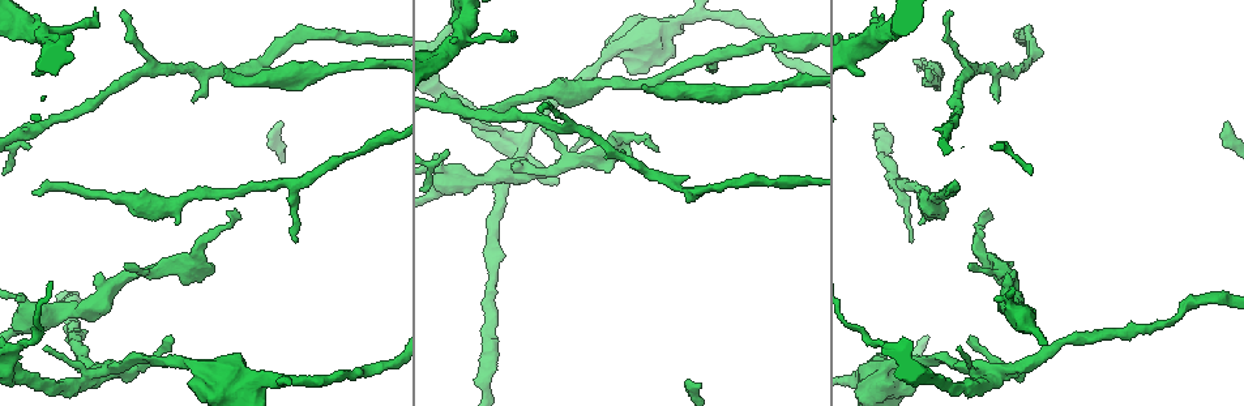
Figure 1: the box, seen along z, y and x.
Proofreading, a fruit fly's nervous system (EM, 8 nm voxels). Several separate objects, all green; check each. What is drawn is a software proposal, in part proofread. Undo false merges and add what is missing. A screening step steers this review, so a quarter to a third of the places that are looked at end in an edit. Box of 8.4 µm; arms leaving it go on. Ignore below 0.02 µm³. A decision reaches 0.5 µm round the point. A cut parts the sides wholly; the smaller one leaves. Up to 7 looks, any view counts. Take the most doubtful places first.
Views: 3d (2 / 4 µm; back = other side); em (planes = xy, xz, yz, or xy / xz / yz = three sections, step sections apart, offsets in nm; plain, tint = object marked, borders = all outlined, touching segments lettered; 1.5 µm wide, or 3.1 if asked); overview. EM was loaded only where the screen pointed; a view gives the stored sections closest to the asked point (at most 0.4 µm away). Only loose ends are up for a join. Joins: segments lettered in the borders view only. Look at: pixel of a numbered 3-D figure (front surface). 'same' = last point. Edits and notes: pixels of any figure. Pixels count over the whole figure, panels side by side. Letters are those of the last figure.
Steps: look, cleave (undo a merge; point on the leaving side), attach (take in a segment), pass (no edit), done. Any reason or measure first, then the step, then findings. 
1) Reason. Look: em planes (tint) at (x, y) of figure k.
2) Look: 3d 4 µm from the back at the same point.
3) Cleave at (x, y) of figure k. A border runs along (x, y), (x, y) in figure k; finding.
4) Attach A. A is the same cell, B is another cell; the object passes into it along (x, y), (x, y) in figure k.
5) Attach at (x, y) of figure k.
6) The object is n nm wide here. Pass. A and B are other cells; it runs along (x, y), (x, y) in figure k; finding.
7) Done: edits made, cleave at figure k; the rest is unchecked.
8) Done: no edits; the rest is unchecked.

Look: 3d 4 µm at (927, 68) of figure 1.

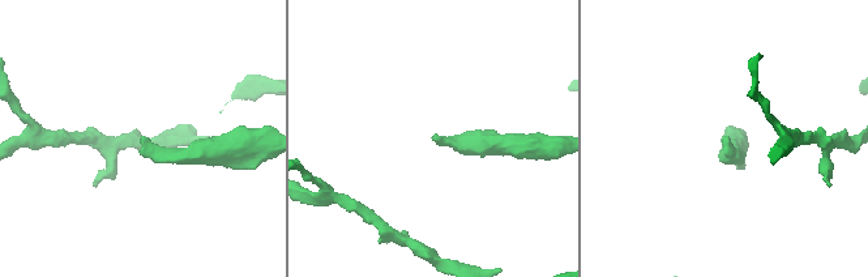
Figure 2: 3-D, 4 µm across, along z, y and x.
Need the tissue. Look: em planes (borders) at (145, 142) of figure 2.

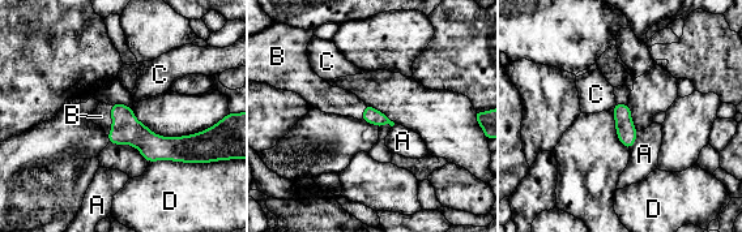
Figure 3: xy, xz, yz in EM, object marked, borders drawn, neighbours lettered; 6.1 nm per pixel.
Attach B. B is the same cell, A, C and D are other cells; it goes on there.

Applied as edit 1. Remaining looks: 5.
See it whole again. Look: overview.

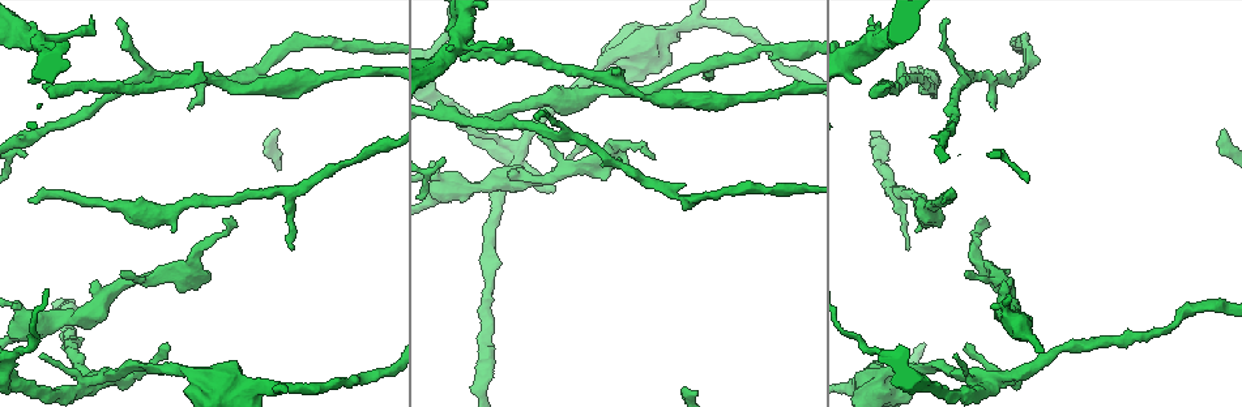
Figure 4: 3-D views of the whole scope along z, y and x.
Four or more arms meet. Look: em planes (tint) at (989, 376) of figure 4.

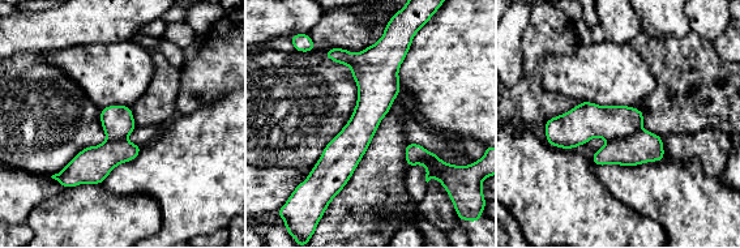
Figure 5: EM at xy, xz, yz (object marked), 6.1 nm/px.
Look: em planes (borders) at the same point.

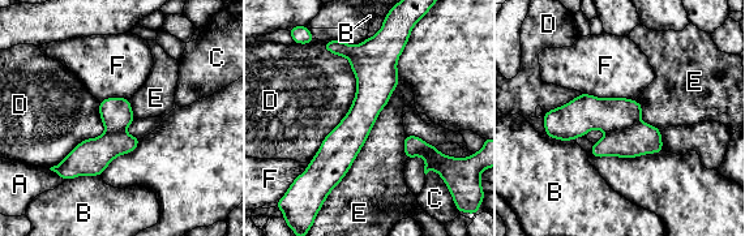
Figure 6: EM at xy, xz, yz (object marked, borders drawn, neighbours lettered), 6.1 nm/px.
Cleave at (638, 140) of figure 6. A, B, C, D, E and F are other cells; two neurons meet here.

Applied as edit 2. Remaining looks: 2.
Done: edits made, attach at figure 3, cleave at figure 6; the rest is unchecked.

